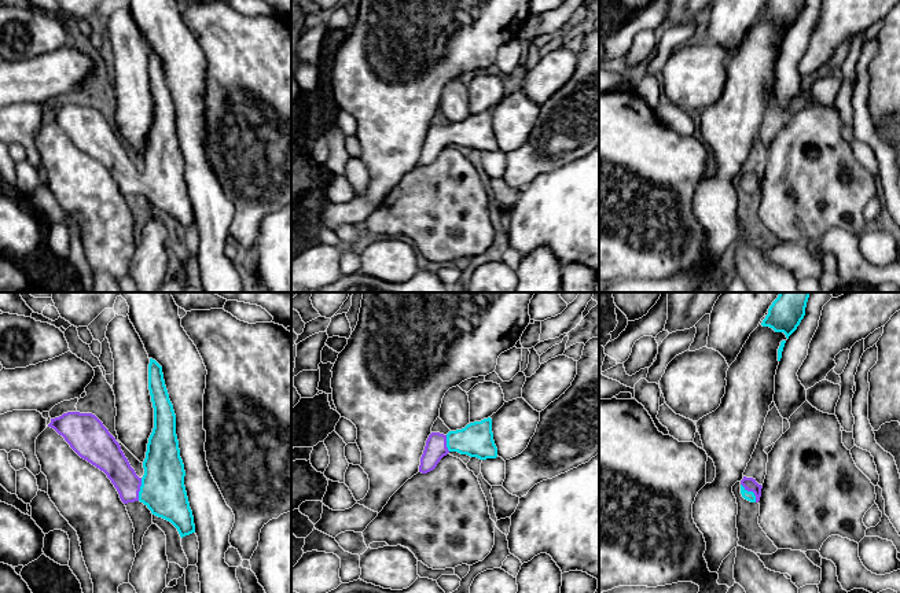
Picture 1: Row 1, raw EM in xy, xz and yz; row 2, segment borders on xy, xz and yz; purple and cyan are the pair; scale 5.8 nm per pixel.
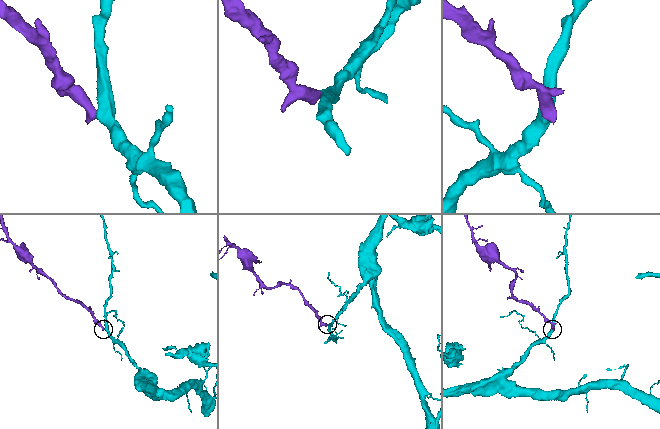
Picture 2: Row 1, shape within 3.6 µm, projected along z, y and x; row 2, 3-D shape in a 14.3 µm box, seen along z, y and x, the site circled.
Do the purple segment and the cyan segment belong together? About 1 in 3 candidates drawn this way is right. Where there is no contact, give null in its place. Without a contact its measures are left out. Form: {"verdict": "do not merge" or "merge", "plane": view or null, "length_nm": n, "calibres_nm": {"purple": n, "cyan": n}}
{"verdict": "merge", "plane": "yz", "length_nm": 140, "calibres_nm": {"purple": 80, "cyan": 60}}

